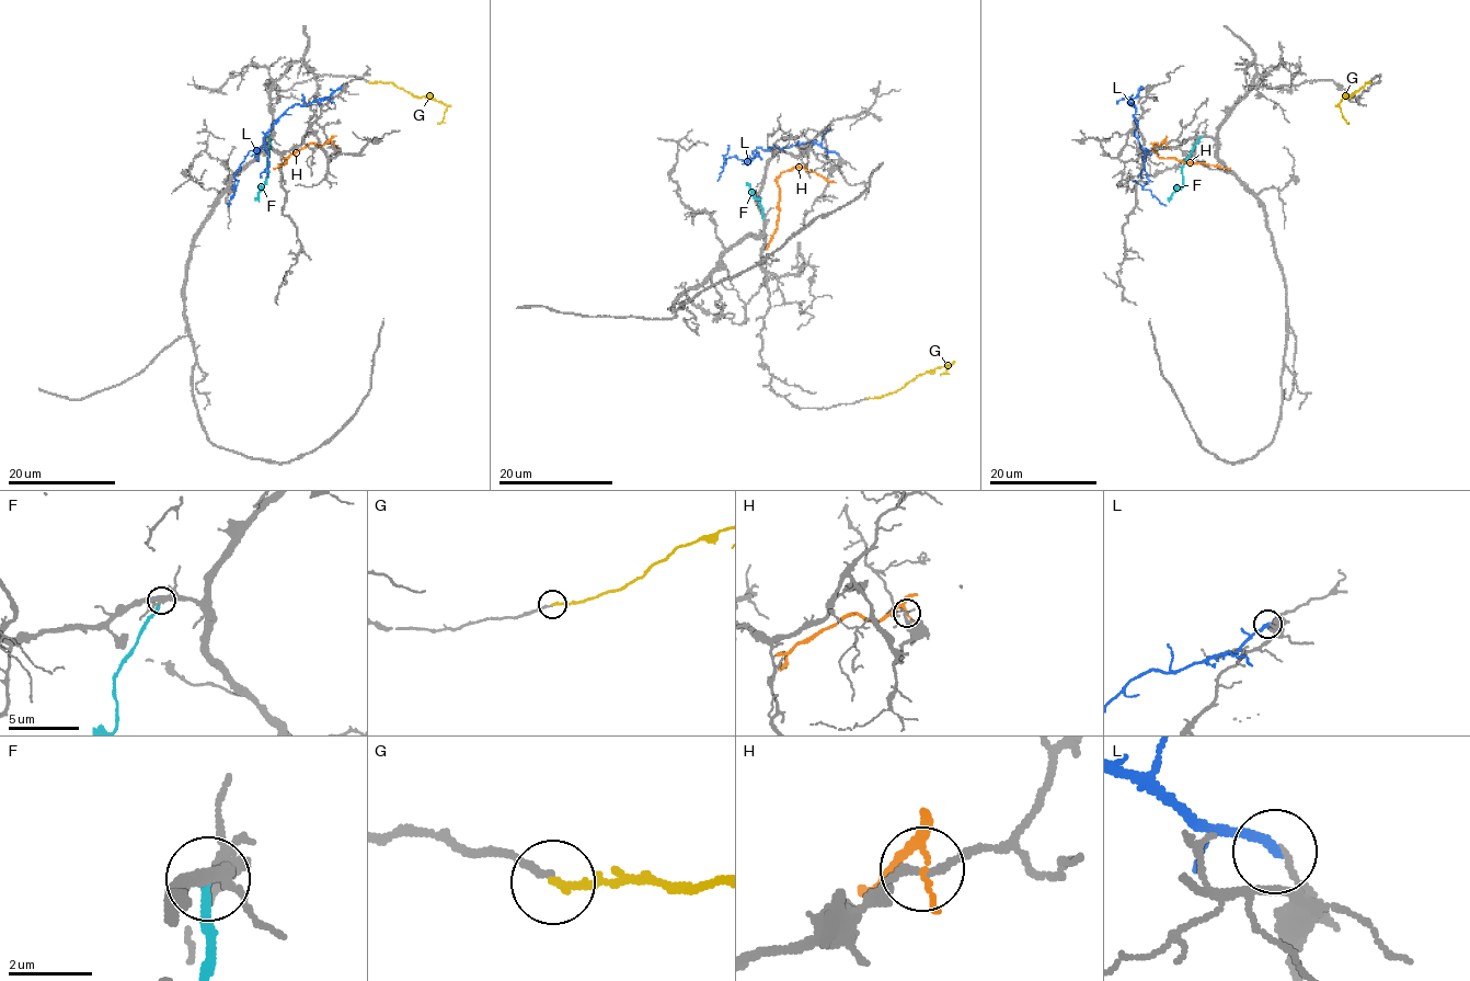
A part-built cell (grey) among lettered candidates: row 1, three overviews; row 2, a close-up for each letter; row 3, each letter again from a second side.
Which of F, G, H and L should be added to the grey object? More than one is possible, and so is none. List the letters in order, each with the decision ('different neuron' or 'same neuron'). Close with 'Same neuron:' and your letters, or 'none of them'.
F: different neuron
G: same neuron
H: different neuron
L: different neuron
Same neuron: G

